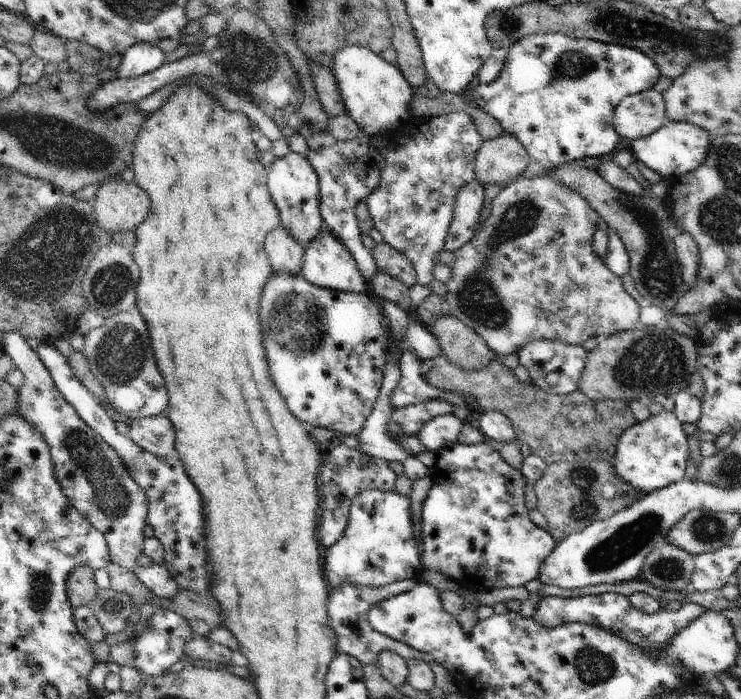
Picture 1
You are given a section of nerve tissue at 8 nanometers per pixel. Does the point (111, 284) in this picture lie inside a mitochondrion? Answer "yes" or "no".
yes

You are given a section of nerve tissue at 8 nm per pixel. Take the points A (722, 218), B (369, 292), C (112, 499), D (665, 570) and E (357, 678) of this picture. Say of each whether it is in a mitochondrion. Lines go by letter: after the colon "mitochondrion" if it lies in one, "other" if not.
A: mitochondrion
B: other
C: mitochondrion
D: mitochondrion
E: other

